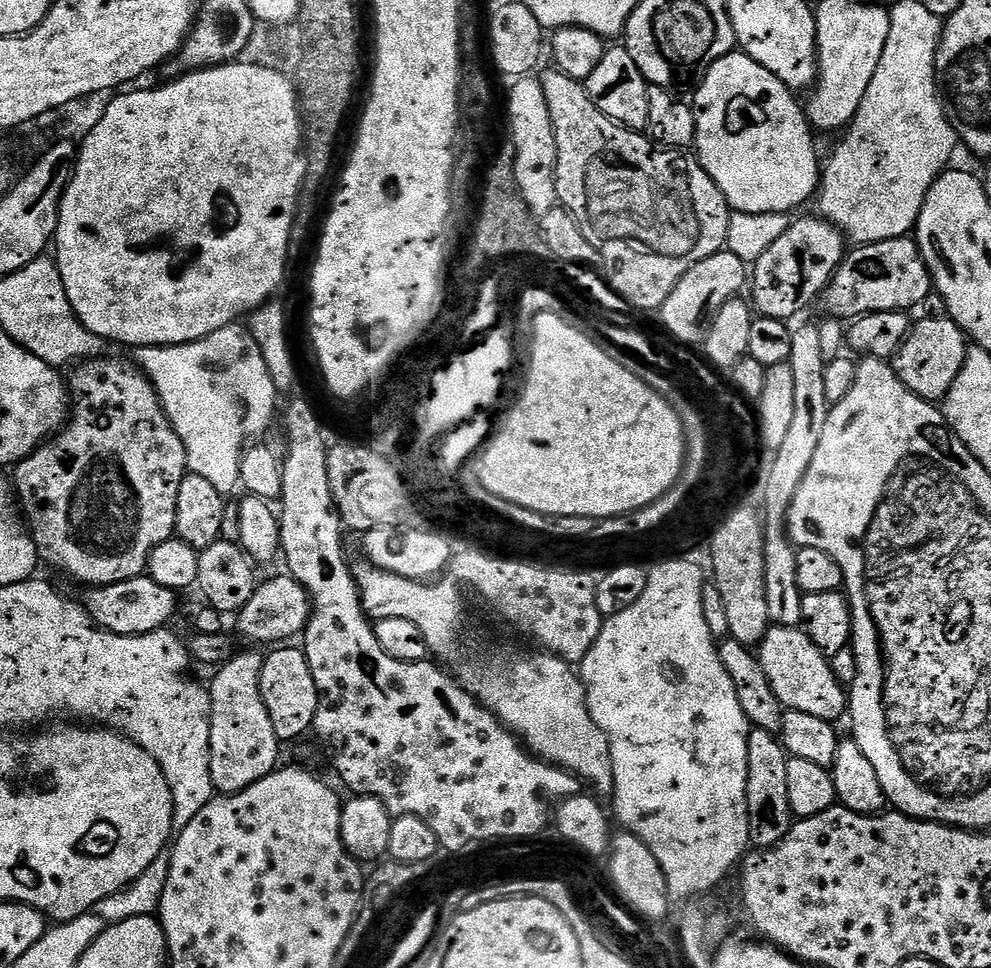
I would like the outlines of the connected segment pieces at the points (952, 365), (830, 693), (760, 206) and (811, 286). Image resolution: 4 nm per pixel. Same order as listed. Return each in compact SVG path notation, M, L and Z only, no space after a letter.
M923 318L911 325L908 336L894 357L896 376L914 394L929 402L943 401L954 378L962 370L968 357L970 341L951 318Z
M779 626L769 627L768 633L758 645L758 655L762 662L762 670L766 670L766 678L770 678L770 690L778 694L778 702L783 704L789 712L801 712L811 714L814 718L823 720L839 721L839 716L845 715L848 707L848 693L845 685L834 674L829 657L824 655L814 642L805 634L803 627L781 628Z
M739 50L715 60L700 81L690 103L696 115L695 155L712 181L722 190L729 209L746 214L793 213L808 199L815 197L821 183L822 160L816 157L812 141L814 129L808 123L805 109L796 101L797 93L788 88L766 66L754 62Z
M819 215L793 219L785 232L766 249L766 254L762 254L762 258L751 265L750 300L755 311L759 315L788 322L791 316L810 307L812 299L815 296L817 299L828 287L832 273L844 260L844 244L846 237L843 232Z

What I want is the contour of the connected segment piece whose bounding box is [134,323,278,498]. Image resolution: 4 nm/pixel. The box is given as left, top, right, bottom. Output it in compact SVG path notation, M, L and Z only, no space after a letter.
M239 323L227 324L222 330L214 330L201 340L189 344L170 344L166 348L138 348L134 360L148 376L148 381L160 399L160 405L172 423L172 429L182 438L182 446L188 455L188 472L206 478L224 497L231 497L240 482L240 459L246 445L253 438L260 438L272 424L276 412L278 393L270 370L266 370L266 358L258 350L251 331L240 328Z

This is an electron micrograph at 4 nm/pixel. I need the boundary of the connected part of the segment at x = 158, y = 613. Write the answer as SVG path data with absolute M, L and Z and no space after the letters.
M145 574L135 576L126 582L114 582L92 586L82 599L82 607L97 628L105 628L108 632L123 636L141 636L156 632L160 628L171 625L172 615L176 612L177 593L166 586L158 586L151 576Z

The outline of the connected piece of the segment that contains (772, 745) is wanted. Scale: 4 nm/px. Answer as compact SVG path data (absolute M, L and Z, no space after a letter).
M752 728L748 734L748 773L746 774L746 814L748 838L757 849L776 847L792 829L794 817L790 810L790 794L786 794L786 766L790 757L773 733Z

